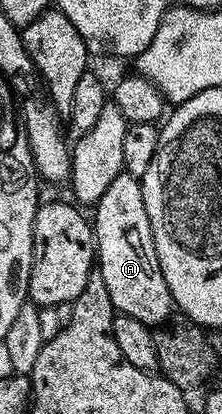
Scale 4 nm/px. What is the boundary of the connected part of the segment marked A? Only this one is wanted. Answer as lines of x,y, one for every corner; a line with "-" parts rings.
122,171
94,205
95,259
102,274
102,282
106,282
106,290
110,290
110,302
116,307
117,313
138,318
138,322
149,326
159,326
173,315
174,305
162,274
162,266
158,262
140,185
139,179
128,171

